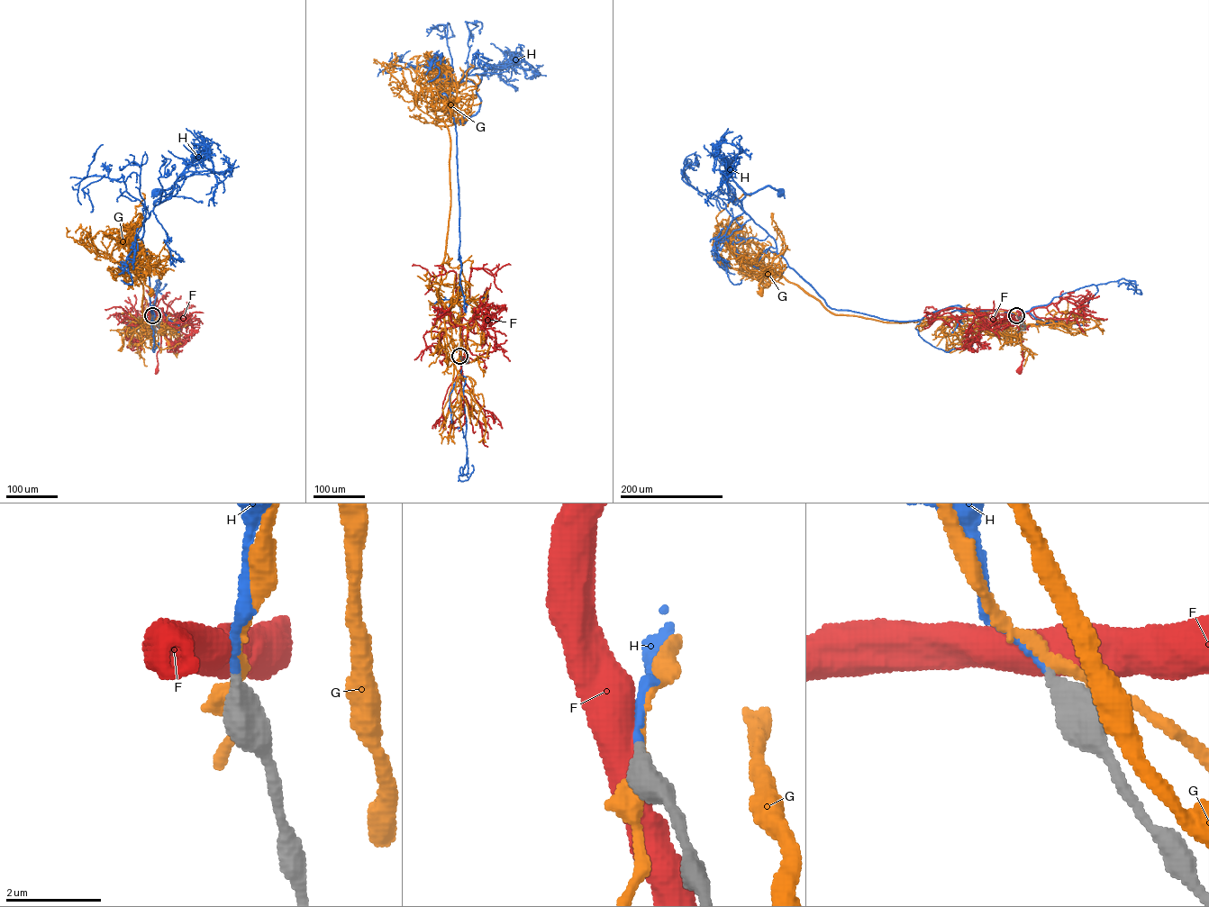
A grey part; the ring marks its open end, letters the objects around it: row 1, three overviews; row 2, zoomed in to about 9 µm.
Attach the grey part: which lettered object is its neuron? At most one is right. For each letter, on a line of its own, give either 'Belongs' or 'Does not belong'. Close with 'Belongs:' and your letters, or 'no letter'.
F: Does not belong
G: Does not belong
H: Belongs
Belongs: H

